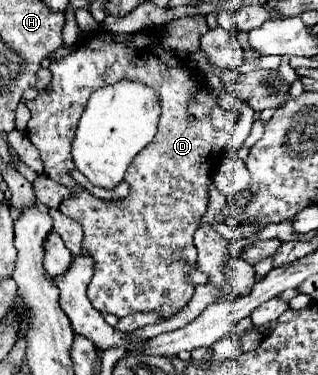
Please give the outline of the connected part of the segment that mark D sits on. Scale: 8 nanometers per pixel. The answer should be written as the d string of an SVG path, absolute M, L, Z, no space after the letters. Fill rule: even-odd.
M186 16L170 22L166 26L166 36L160 36L160 32L134 32L134 34L92 34L86 40L82 40L76 48L76 52L56 60L50 66L52 72L52 92L40 94L36 100L26 102L30 108L30 120L26 128L26 136L36 144L40 150L44 172L76 190L74 198L68 198L60 204L60 212L68 218L76 220L84 228L84 240L82 248L90 252L94 260L94 276L88 286L88 298L96 310L102 314L114 314L116 318L134 314L134 312L156 312L162 320L174 316L178 310L182 310L192 294L194 286L188 282L188 272L196 268L196 246L192 242L194 230L200 226L200 218L206 214L208 208L208 184L212 180L214 164L217 157L228 146L232 126L238 120L238 112L226 110L222 106L214 108L212 114L204 120L188 122L188 102L198 90L198 82L194 74L182 66L182 58L190 52L196 52L200 48L200 36L208 32L206 18L204 16ZM122 78L138 80L142 84L152 86L162 100L162 116L158 134L152 144L148 144L130 164L126 172L126 182L130 184L130 194L120 202L106 202L98 200L92 194L88 194L72 176L68 176L70 170L74 170L74 162L70 156L72 140L76 124L82 116L82 110L88 102L88 96L102 88L110 86Z

